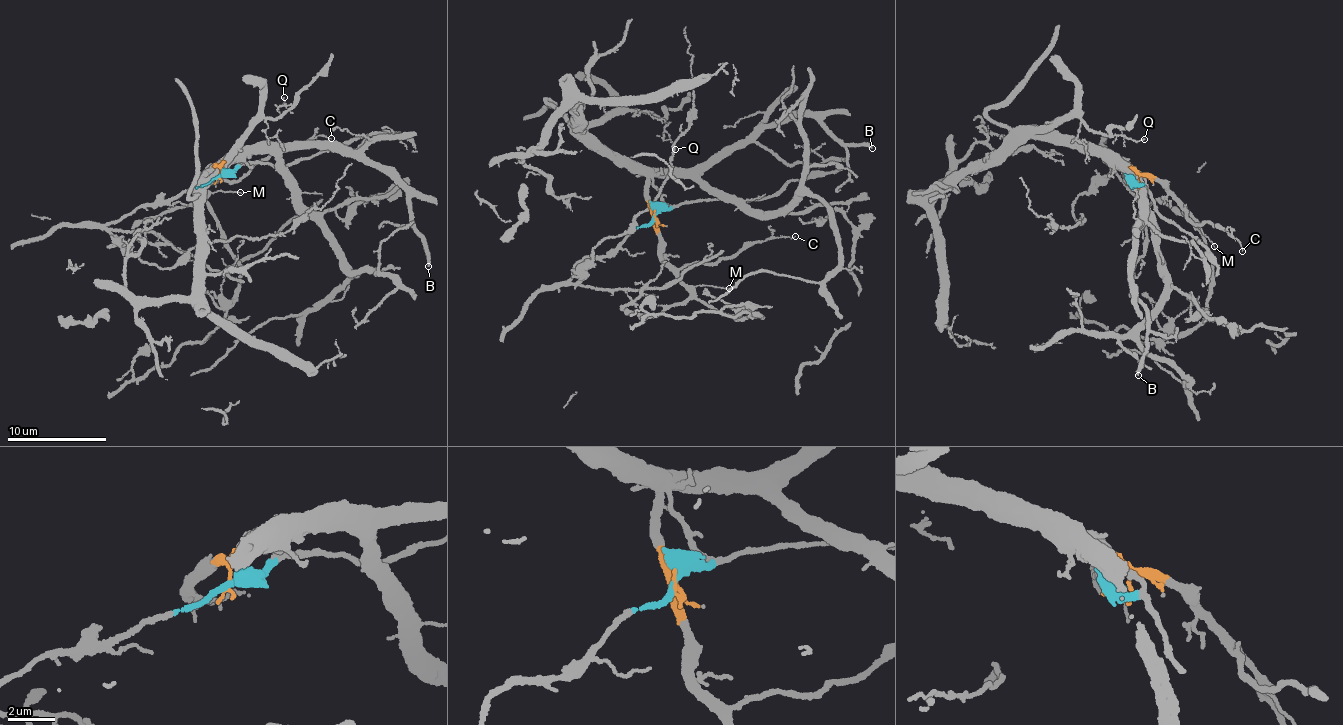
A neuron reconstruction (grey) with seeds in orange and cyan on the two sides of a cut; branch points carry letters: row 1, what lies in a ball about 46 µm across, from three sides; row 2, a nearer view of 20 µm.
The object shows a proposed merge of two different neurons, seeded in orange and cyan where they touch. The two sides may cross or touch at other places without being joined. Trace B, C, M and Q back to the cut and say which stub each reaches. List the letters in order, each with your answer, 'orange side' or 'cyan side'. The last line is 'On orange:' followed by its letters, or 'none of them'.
B: orange side
C: orange side
M: orange side
Q: orange side
On orange: B, C, M, Q

